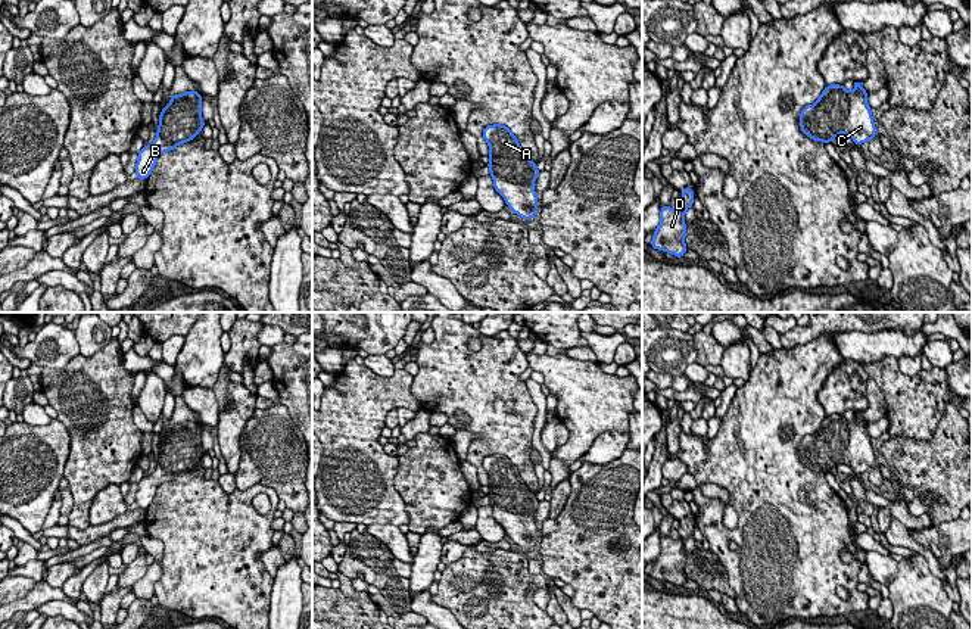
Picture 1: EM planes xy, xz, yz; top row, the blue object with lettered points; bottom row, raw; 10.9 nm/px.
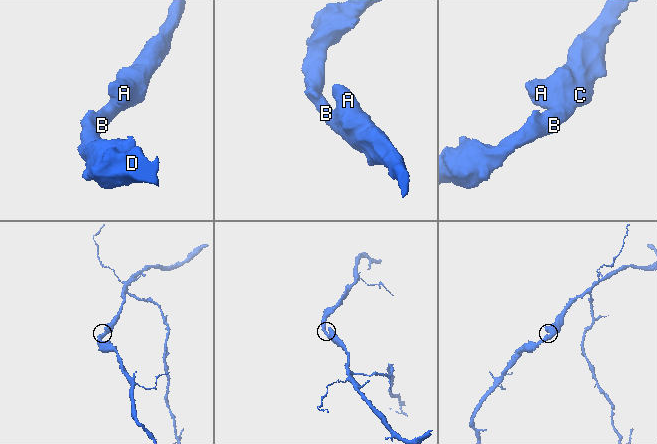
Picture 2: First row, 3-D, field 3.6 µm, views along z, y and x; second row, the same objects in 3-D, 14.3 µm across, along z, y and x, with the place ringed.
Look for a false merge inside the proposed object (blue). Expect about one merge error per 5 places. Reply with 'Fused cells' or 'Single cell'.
Single cell

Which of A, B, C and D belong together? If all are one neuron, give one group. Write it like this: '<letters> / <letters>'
A B C D

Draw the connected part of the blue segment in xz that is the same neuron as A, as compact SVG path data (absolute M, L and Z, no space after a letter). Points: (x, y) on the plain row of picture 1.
M505 455L485 457L483 468L489 474L487 496L495 520L514 544L523 549L533 548L539 538L533 519L539 505L536 493L526 486L517 467Z

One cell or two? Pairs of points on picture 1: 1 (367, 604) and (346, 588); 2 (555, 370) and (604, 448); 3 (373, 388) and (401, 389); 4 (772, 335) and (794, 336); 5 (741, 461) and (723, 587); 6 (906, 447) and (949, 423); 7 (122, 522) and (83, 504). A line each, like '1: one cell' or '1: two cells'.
1: one cell
2: two cells
3: one cell
4: two cells
5: two cells
6: one cell
7: two cells

